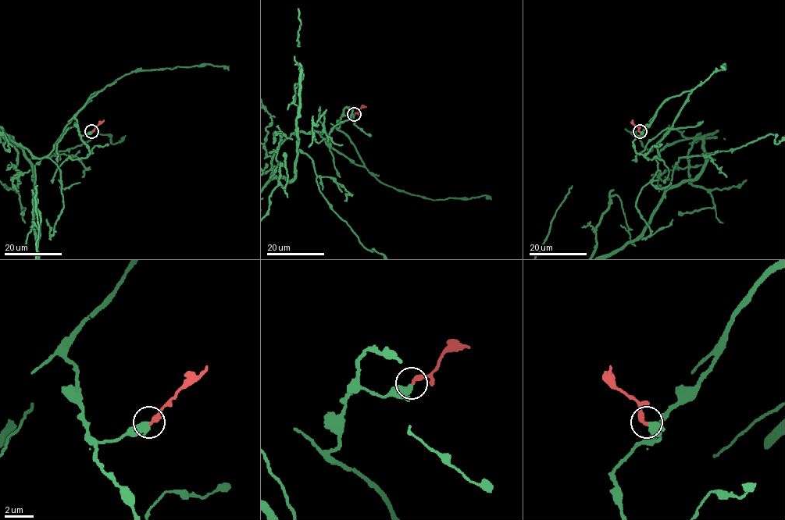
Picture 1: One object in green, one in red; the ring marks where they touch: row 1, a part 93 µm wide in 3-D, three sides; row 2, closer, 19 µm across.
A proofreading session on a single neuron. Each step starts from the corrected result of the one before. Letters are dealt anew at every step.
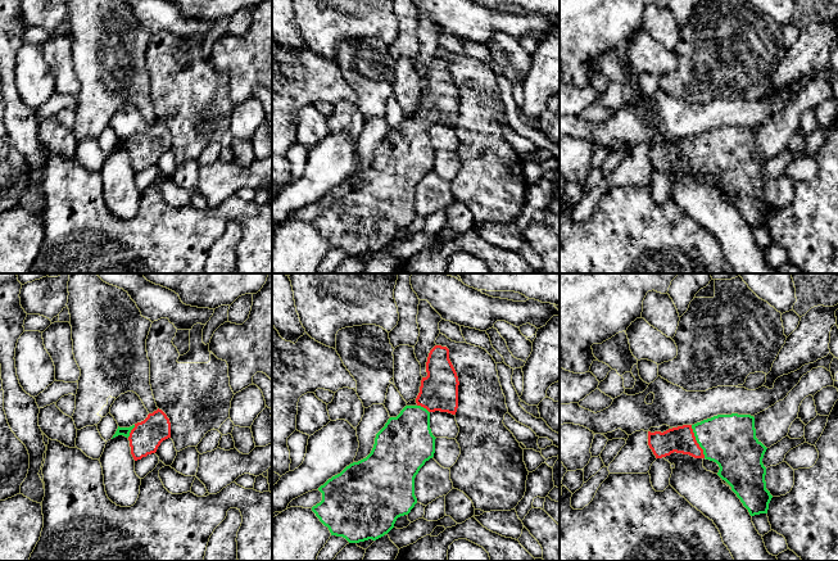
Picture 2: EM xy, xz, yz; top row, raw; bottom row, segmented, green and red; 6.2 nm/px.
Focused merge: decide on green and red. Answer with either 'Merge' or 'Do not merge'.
Merge

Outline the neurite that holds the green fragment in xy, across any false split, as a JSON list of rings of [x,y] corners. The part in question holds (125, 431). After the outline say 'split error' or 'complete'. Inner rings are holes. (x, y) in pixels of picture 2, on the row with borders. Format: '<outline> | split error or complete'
[[[158,408],[141,422],[130,427],[118,426],[113,438],[118,435],[130,440],[131,454],[137,461],[155,453],[160,443],[171,438],[171,422],[167,415]]] | split error

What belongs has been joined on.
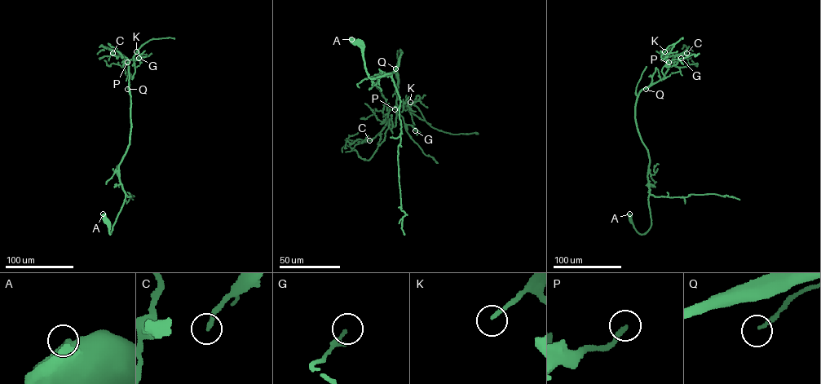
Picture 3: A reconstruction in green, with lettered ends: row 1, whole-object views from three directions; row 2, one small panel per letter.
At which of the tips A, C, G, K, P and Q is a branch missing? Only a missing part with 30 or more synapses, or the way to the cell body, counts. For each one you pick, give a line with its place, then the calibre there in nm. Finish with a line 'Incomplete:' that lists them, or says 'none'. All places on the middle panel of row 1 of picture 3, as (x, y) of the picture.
C: Place: (369, 140). Thickness 200 nm
Incomplete: C

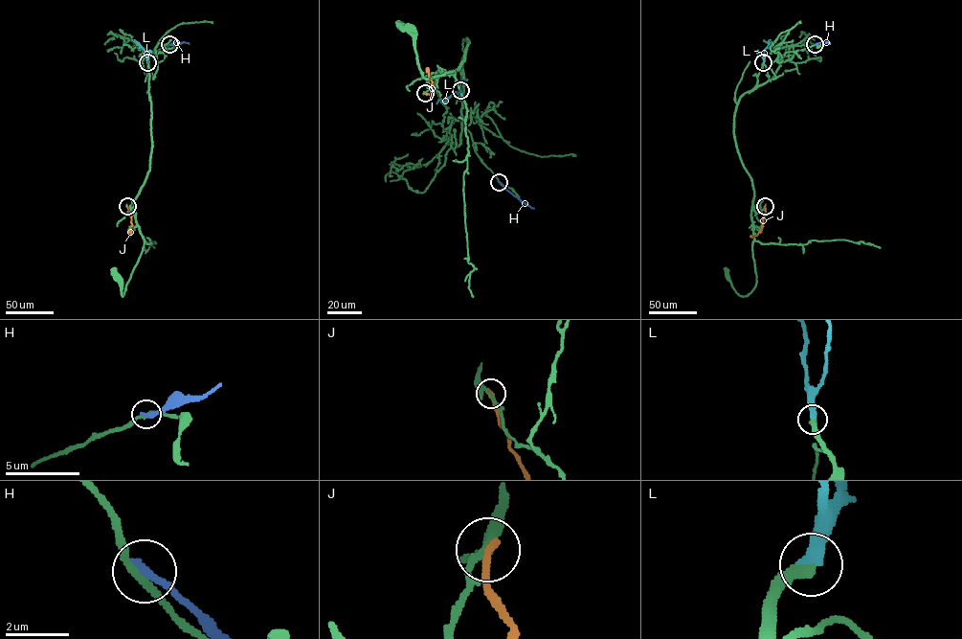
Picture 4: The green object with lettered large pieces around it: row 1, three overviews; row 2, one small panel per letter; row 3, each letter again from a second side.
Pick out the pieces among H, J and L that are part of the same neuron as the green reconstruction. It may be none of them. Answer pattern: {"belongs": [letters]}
{"belongs": ["L"]}

